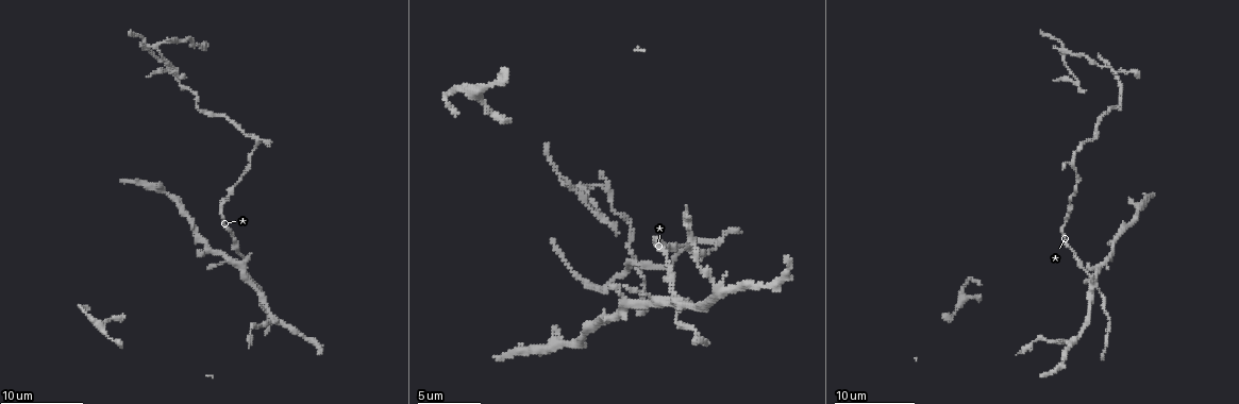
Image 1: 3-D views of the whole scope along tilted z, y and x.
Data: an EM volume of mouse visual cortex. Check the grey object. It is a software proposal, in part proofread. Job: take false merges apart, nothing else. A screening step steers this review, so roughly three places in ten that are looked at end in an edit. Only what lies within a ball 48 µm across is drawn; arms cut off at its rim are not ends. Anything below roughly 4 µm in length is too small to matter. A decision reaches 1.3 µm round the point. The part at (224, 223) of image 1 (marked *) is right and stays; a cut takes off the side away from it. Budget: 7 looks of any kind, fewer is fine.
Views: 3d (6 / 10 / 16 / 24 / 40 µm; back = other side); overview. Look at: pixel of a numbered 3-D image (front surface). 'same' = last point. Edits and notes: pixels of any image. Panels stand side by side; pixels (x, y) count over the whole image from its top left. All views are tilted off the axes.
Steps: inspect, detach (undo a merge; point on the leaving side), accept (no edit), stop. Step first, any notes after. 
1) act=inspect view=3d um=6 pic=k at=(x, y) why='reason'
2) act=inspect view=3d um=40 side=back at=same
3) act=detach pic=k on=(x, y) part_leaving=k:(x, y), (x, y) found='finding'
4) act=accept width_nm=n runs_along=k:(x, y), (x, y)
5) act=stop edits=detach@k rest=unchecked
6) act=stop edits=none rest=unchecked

act=inspect view=3d um=6 pic=1 at=(670, 305) why='three-way junction'

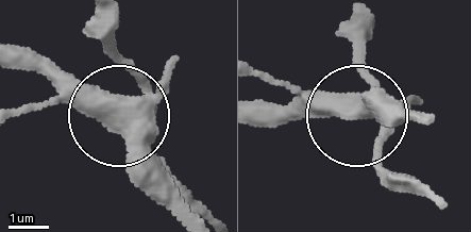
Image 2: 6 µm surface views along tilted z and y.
act=accept side_arm_um=20 found='one neuron here'

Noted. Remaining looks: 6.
act=inspect view=3d um=10 pic=1 at=(715, 287) why='a fork'

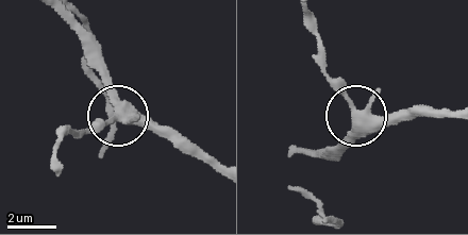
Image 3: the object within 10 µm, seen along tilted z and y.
act=inspect view=3d um=6 pic=3 at=(362, 116)

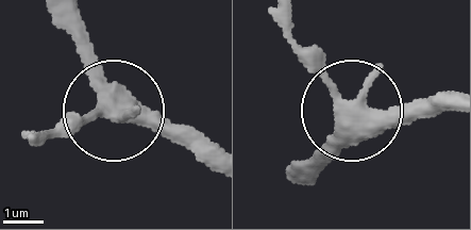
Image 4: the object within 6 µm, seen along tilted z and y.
act=accept width_nm=370 runs_along=4:(49, 14), (104, 99), (161, 111), (198, 135) found='all the same neuron'

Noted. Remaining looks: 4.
act=inspect view=3d um=10 pic=1 at=(681, 249) why='calibre changes'

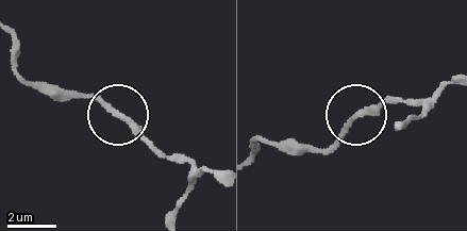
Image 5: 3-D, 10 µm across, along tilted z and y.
act=accept found='one neuron here'

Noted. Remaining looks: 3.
act=stop edits=none rest=unchecked

